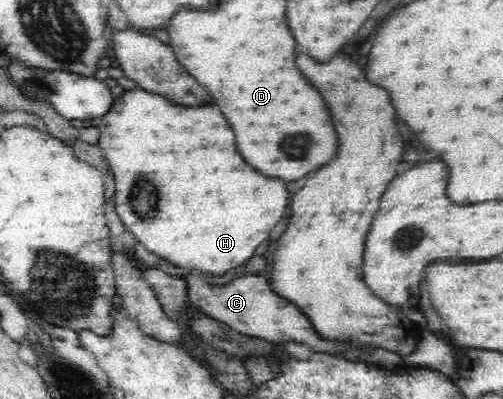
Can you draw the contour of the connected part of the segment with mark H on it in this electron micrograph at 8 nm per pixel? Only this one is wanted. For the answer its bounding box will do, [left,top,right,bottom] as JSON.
[98,86,290,275]

